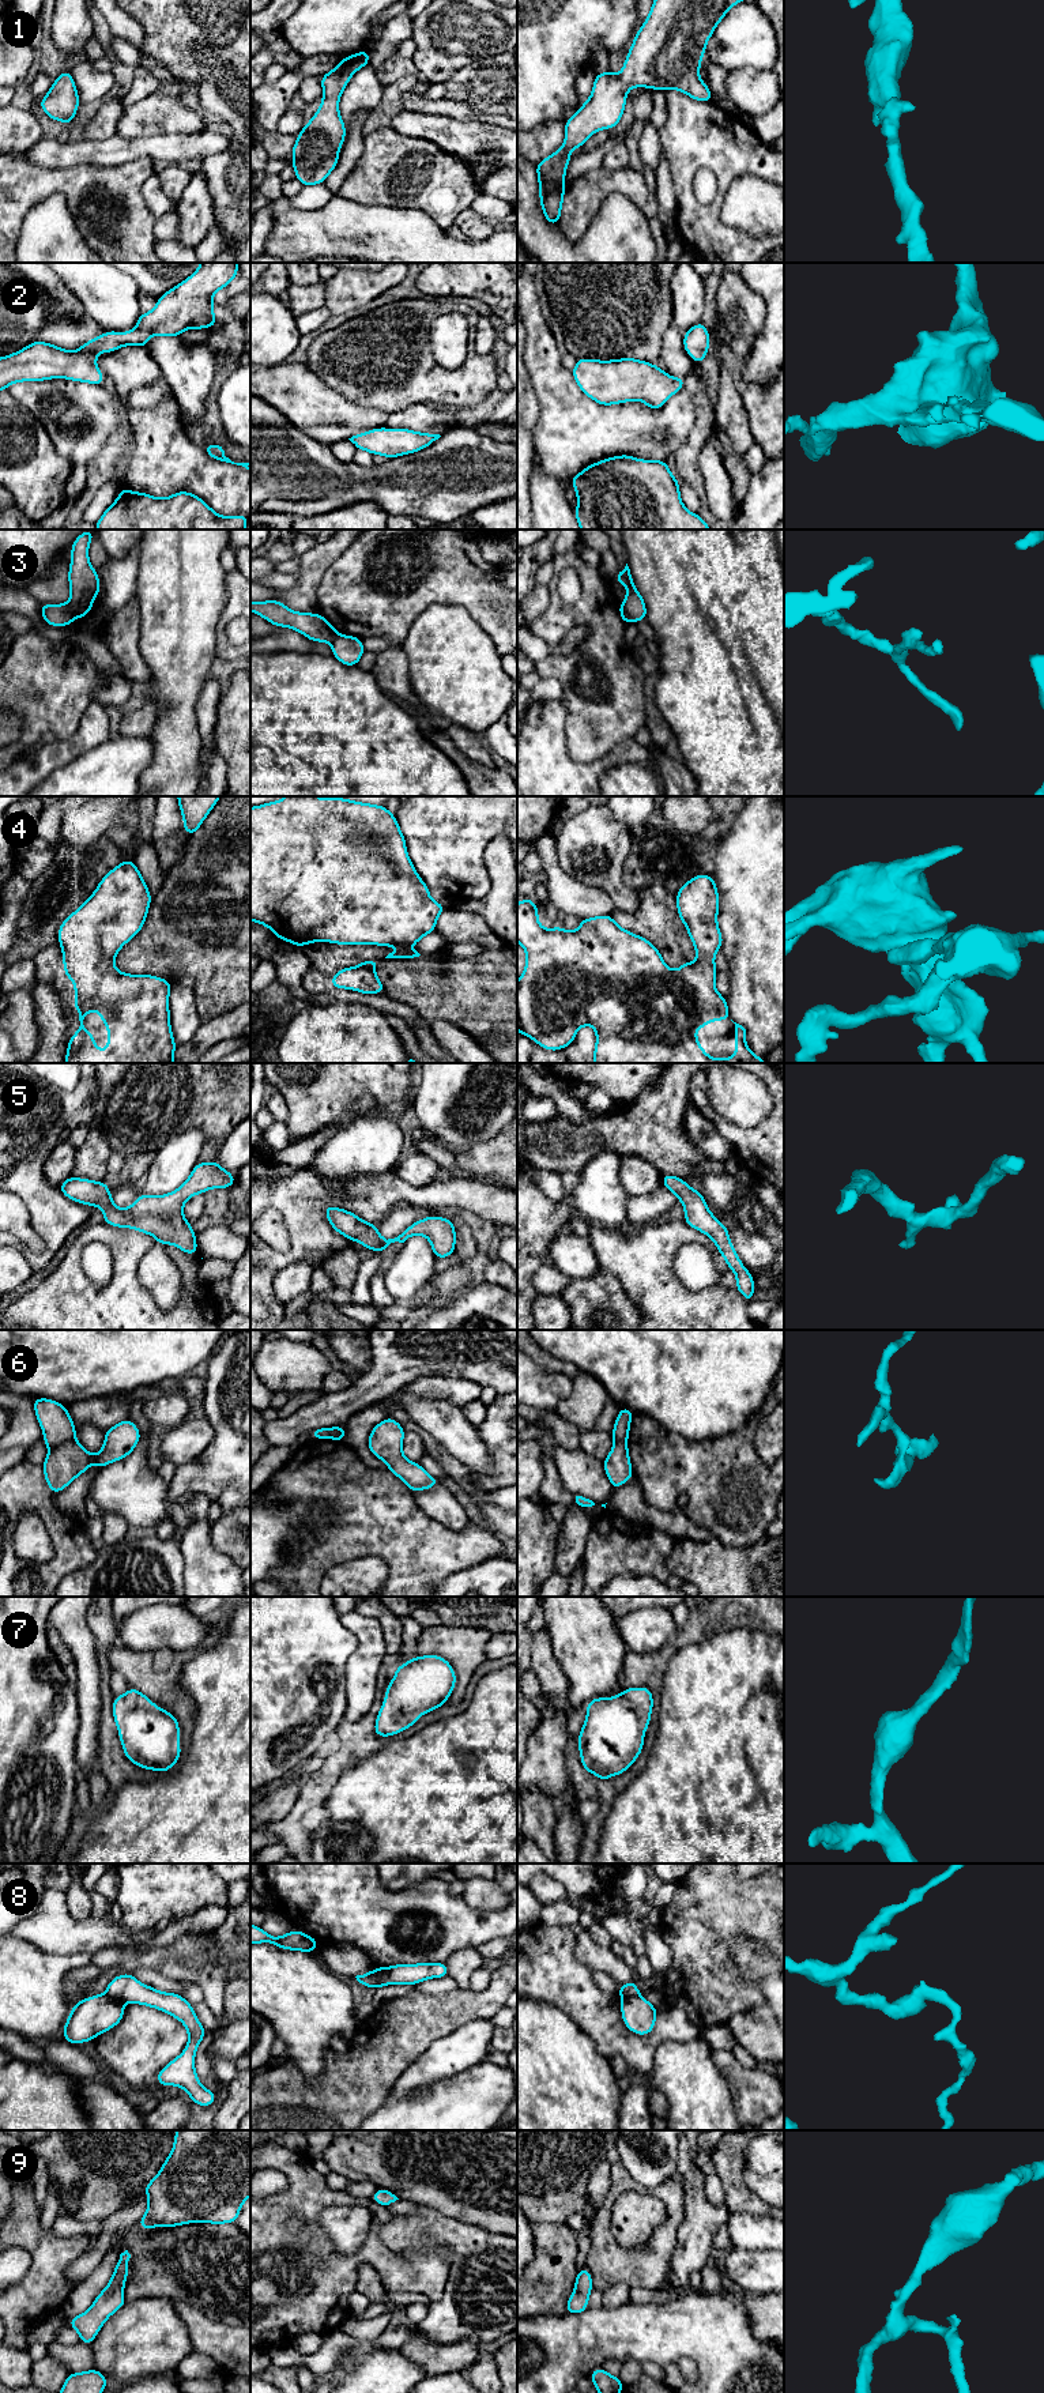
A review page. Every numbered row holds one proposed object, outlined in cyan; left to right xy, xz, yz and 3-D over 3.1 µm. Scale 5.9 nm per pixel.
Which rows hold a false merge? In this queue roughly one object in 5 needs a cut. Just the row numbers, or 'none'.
3, 6, 8

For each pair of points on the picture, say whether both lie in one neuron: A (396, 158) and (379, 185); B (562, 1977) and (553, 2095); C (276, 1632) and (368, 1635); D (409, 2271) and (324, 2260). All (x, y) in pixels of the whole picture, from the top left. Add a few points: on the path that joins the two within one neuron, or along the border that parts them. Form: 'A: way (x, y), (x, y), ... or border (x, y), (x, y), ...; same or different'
A: way (392, 165), (392, 172), (385, 178); same
B: border (531, 1998), (553, 2003), (583, 2031); different
C: border (339, 1616), (357, 1639), (346, 1666); different
D: way (388, 2264), (381, 2257), (345, 2261); same

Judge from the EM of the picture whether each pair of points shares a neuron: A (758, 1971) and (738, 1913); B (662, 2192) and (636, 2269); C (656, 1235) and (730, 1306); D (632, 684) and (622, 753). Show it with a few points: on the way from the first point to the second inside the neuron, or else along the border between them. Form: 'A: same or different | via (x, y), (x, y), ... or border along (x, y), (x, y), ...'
A: different | border along (728, 1941), (739, 1932), (743, 1932), (769, 1949)
B: same | via (671, 2211), (671, 2224), (662, 2243), (655, 2250)
C: same | via (656, 1262), (656, 1270), (692, 1306), (703, 1306)
D: different | border along (632, 735), (613, 746)

